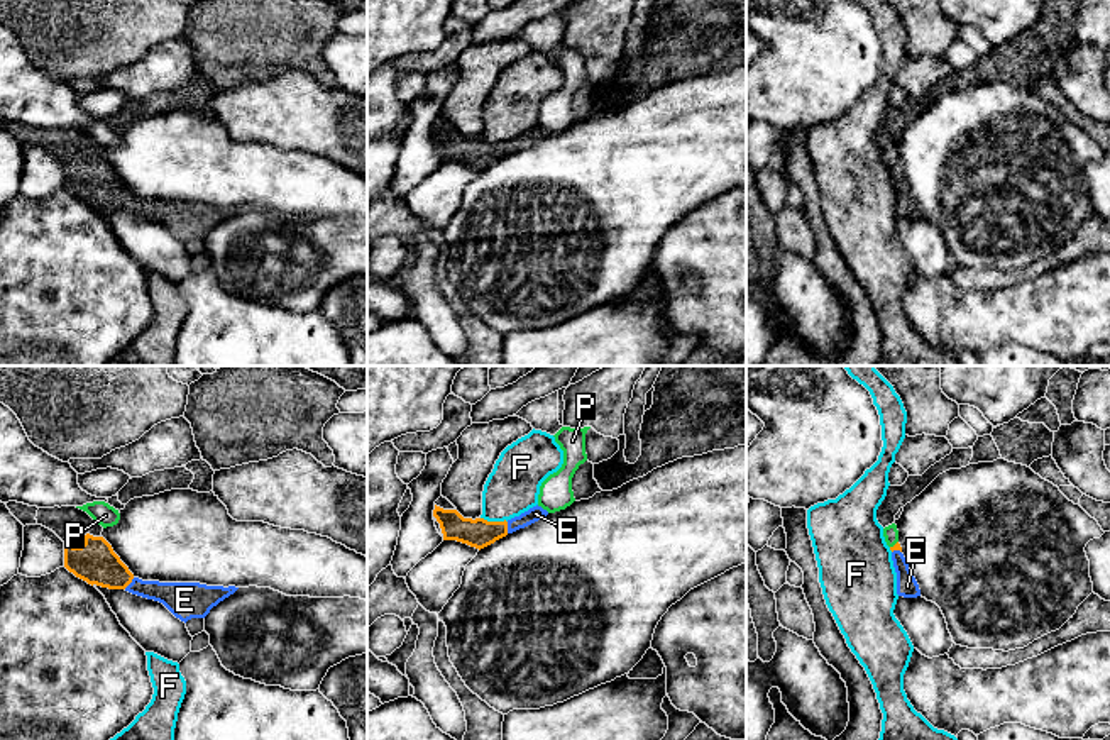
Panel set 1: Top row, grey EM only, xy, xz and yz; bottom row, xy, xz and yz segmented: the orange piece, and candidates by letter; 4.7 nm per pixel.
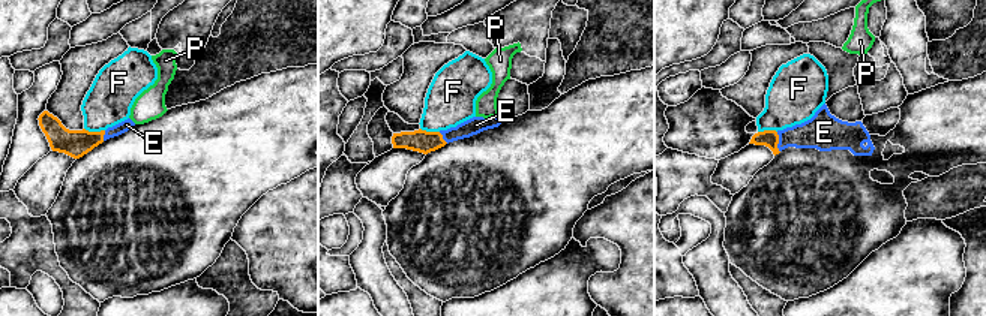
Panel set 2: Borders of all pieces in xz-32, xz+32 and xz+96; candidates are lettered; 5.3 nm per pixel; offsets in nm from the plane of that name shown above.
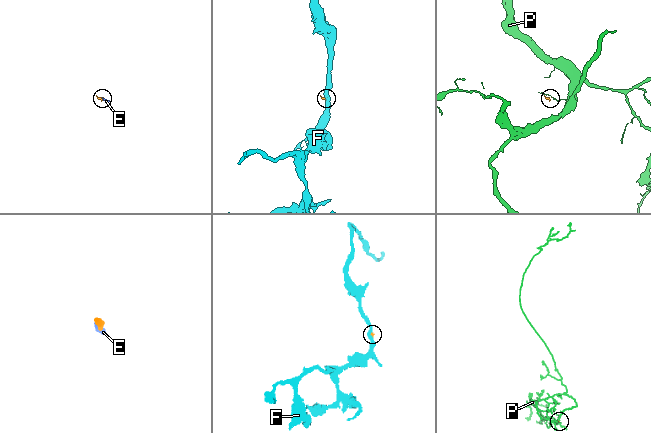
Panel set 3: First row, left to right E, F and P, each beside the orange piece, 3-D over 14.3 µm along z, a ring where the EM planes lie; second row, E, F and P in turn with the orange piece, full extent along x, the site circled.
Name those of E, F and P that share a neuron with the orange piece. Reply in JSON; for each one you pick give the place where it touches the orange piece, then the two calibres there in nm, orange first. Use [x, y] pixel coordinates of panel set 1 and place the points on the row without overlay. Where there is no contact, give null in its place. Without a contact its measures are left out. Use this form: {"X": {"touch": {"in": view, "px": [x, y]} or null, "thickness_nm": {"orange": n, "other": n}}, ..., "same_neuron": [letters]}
{"E": {"touch": {"in": "xy", "px": [129, 204]}, "thickness_nm": {"orange": 200, "other": 150}}, "same_neuron": ["E"]}

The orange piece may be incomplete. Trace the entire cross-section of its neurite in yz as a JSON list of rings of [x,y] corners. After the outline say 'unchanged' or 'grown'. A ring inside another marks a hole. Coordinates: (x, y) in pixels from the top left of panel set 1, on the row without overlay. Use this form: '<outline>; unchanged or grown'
[[[897,163],[893,168],[890,168],[890,171],[892,171],[893,188],[897,193],[897,215],[904,218],[920,217],[919,205],[909,190],[900,164]]]; grown

